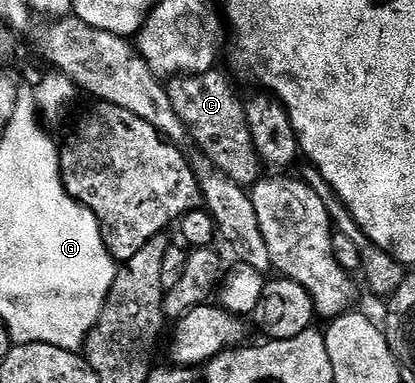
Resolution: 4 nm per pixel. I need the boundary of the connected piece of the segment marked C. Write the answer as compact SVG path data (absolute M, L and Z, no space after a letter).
M220 71L170 77L167 81L171 107L185 125L188 136L198 145L206 161L237 185L252 187L262 180L263 166L247 127L245 102Z

